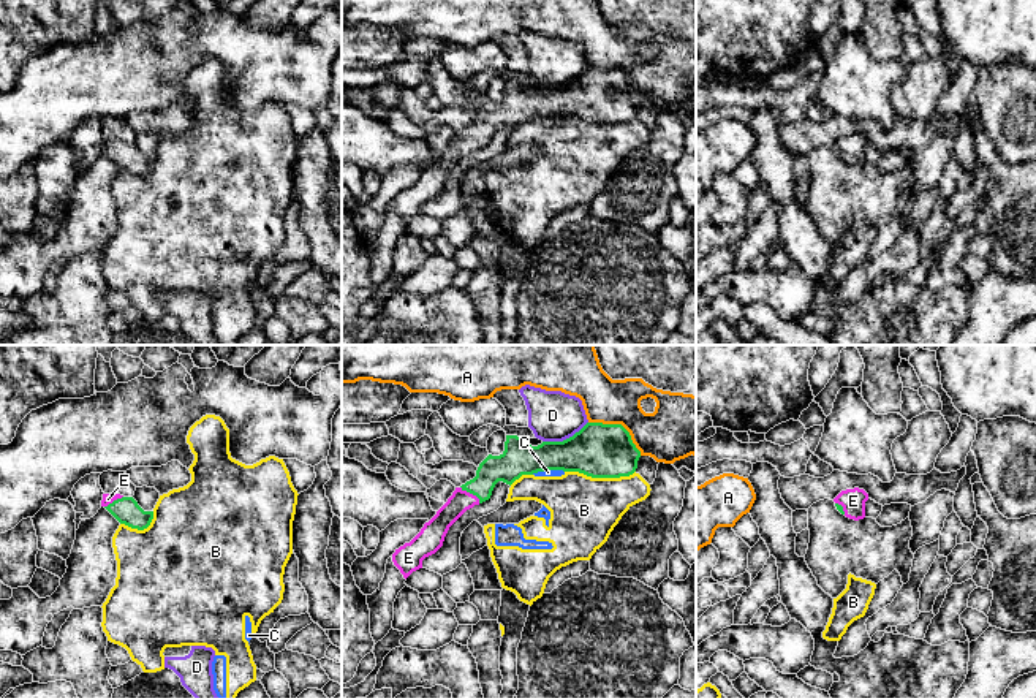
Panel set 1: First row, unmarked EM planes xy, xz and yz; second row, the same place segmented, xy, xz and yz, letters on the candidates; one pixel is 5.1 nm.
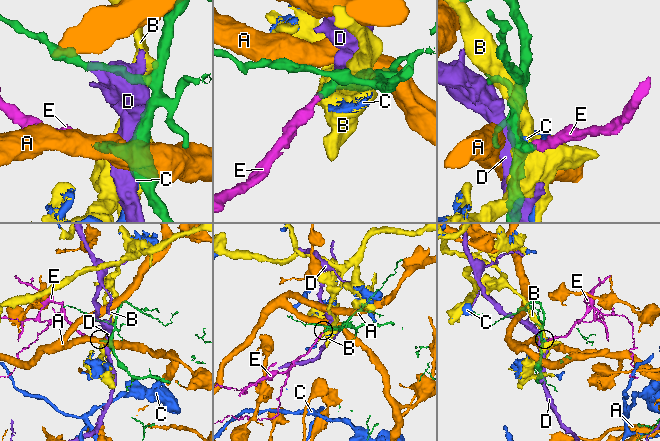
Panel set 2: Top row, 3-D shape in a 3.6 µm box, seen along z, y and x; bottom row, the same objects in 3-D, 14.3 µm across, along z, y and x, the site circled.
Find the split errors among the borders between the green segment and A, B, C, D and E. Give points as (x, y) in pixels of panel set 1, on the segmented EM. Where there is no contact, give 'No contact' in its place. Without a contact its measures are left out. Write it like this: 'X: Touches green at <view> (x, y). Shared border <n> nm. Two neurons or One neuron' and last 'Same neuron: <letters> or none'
A: Touches green at xz (620, 424). Shared border 320 nm. Two neurons
B: Touches green at xz (600, 477). Shared border 360 nm. Two neurons
C: Touches green at xz (548, 469). Shared border 170 nm. Two neurons
D: Touches green at xz (567, 439). Shared border 260 nm. Two neurons
E: Touches green at xz (472, 493). Shared border 130 nm. One neuron
Same neuron: E

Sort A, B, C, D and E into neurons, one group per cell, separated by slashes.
A / B C / D / E

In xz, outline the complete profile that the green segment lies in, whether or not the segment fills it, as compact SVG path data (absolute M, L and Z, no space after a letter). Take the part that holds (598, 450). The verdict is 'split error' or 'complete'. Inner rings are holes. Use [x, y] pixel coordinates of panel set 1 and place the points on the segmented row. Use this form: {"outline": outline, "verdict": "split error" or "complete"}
{"outline": "M587 423L563 442L543 442L538 446L527 438L506 435L505 451L500 456L489 454L476 476L456 487L421 532L395 549L392 562L405 579L422 568L422 560L443 546L449 527L467 510L489 500L498 481L511 486L522 475L546 470L579 472L592 478L630 476L639 457L641 451L622 424Z", "verdict": "split error"}

